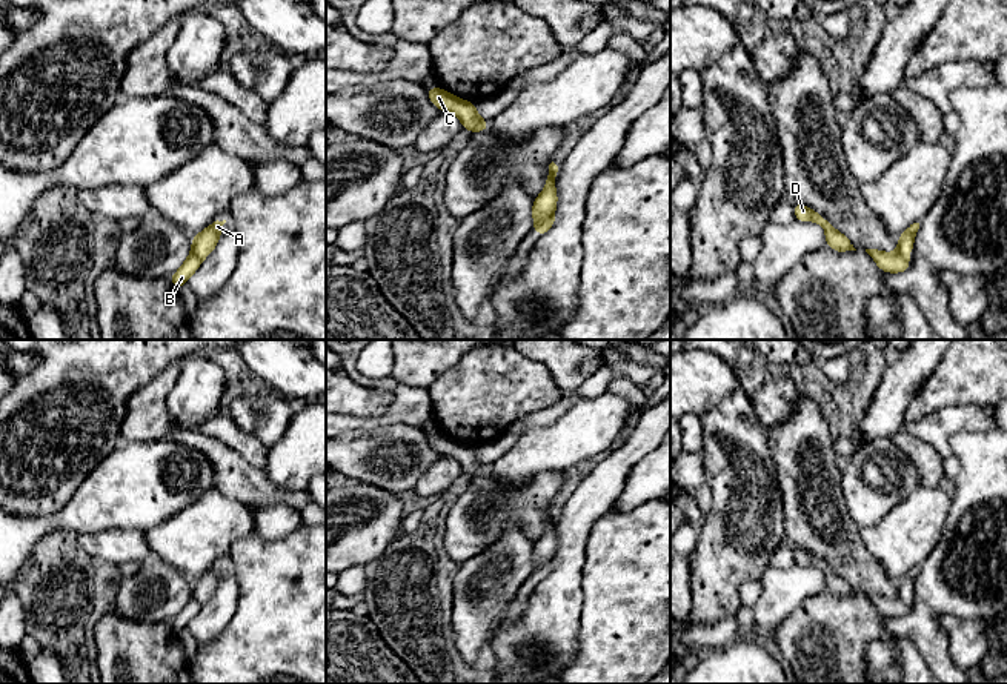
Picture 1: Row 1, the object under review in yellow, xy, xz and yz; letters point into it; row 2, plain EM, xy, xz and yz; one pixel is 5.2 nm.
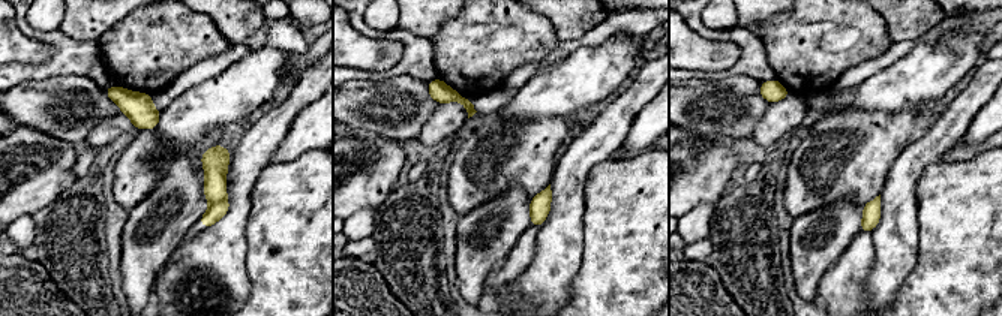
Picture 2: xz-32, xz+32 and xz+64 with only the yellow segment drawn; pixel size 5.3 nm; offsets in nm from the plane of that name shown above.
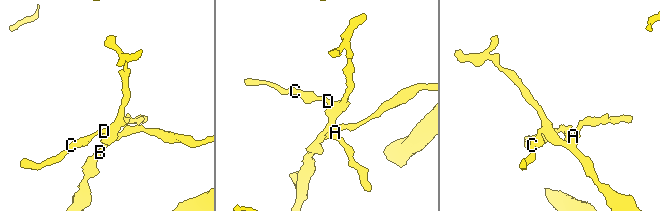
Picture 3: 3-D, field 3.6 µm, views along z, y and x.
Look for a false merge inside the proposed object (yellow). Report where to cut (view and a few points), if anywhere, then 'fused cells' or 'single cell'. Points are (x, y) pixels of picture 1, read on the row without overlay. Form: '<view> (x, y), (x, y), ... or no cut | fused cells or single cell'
xz (552, 557), (534, 572) | fused cells

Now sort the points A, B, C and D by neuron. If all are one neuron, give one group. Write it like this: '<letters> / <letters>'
A / B C D

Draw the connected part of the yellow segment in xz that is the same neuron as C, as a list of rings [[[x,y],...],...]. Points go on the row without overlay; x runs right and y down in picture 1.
[[[426,432],[430,446],[441,455],[454,457],[463,473],[469,473],[470,476],[481,476],[489,473],[487,464],[481,464],[475,455],[475,446],[464,446],[441,432]]]

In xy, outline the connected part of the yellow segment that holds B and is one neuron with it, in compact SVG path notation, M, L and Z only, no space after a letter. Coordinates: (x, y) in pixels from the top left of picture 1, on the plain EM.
M189 599L181 612L172 621L169 621L169 626L175 632L184 630L191 619L200 612L200 609L201 604L198 601Z

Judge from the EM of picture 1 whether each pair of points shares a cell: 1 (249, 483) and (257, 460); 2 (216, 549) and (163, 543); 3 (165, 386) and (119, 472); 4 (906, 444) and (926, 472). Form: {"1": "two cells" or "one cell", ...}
{"1": "two cells", "2": "one cell", "3": "two cells", "4": "one cell"}

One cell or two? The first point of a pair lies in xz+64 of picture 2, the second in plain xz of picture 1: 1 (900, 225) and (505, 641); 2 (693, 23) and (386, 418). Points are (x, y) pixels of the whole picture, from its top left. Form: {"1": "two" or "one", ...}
{"1": "one", "2": "one"}

